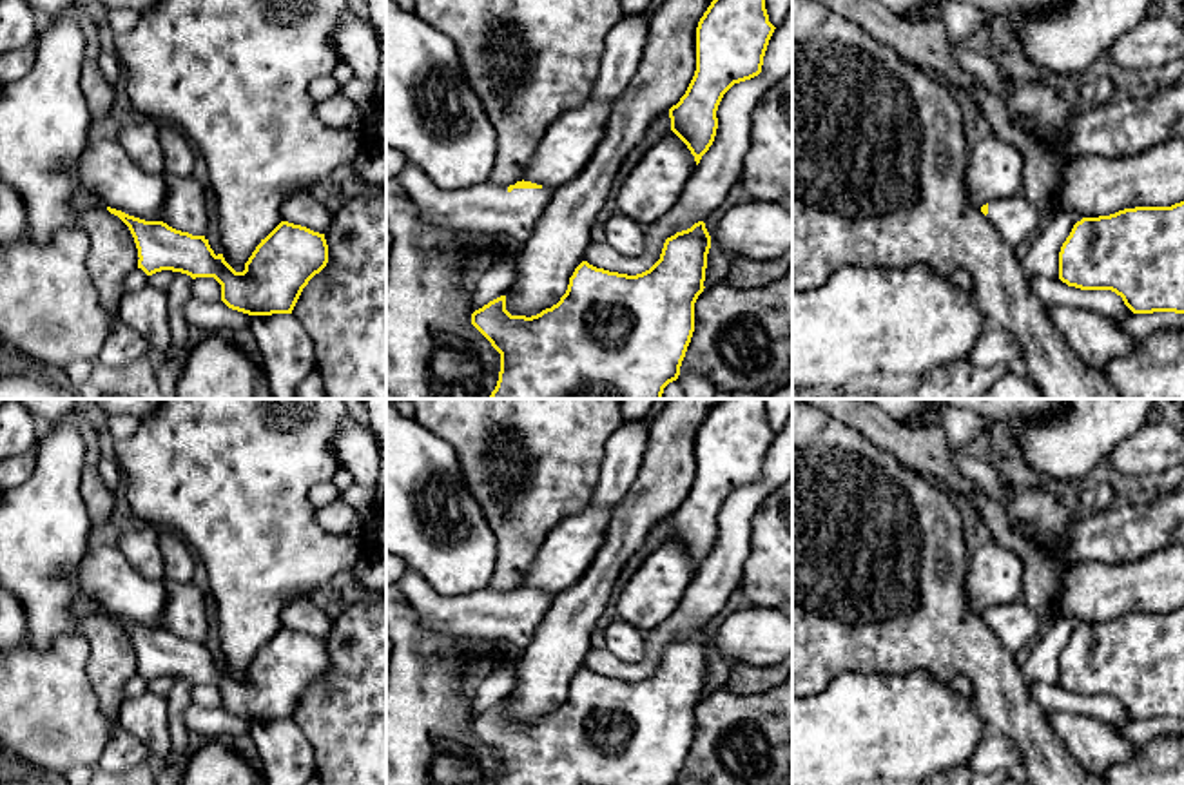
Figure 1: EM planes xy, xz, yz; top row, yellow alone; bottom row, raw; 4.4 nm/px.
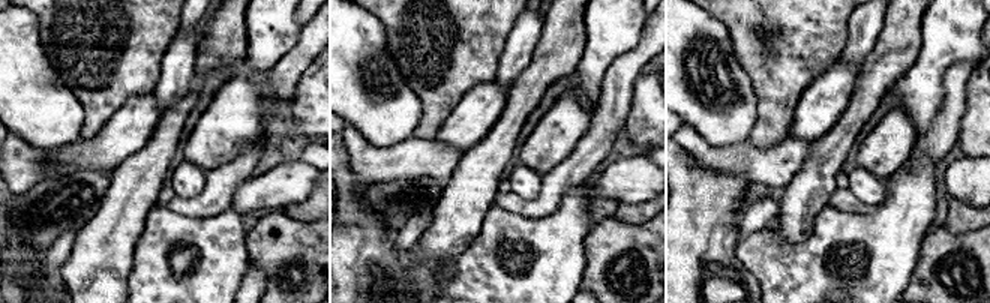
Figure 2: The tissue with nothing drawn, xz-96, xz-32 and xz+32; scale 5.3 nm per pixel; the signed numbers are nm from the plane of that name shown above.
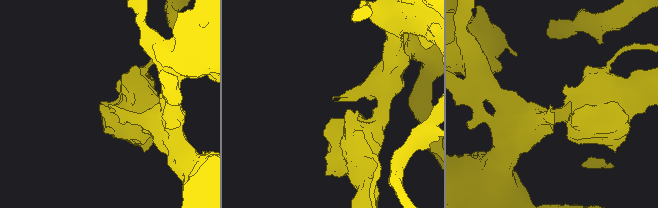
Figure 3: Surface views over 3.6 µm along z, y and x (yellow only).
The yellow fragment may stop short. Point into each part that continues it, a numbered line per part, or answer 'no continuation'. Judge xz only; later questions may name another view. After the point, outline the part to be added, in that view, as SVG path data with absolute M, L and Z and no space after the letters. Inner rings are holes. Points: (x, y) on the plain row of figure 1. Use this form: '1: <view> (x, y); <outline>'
1: xz (485, 613); M406 569L397 587L417 613L419 625L441 635L506 638L524 645L546 618L553 595L513 595L490 586L466 595L439 595L417 571Z

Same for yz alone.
1: yz (1014, 624); M1021 600L988 607L986 624L1012 654L1037 636L1037 618Z

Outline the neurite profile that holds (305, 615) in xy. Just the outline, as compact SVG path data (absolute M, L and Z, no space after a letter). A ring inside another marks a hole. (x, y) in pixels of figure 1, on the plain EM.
M301 596L281 611L281 624L325 640L332 629L332 616L312 596Z

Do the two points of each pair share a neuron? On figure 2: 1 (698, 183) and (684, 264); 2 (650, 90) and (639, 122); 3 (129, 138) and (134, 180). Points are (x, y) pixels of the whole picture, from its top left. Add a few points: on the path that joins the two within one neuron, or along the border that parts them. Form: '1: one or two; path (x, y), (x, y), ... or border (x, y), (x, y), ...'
1: one; path (698, 203), (698, 228), (684, 245)
2: one; path (650, 98), (650, 111), (647, 114)
3: two; border (153, 129), (149, 140), (110, 174)

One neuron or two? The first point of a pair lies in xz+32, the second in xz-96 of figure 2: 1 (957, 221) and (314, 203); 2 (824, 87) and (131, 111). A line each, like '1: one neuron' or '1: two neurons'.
1: one neuron
2: one neuron

